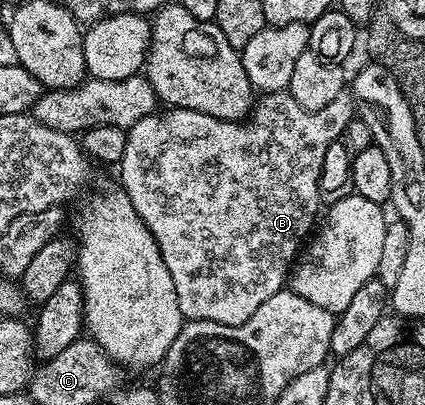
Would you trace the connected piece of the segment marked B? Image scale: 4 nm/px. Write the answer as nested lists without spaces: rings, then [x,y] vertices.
[[[285,90],[261,95],[252,105],[250,118],[243,122],[214,118],[205,112],[195,112],[185,108],[169,107],[164,110],[164,113],[162,112],[142,118],[138,122],[134,122],[132,128],[127,129],[126,154],[122,154],[118,165],[119,187],[123,188],[124,193],[130,198],[134,210],[138,210],[138,218],[142,218],[142,222],[150,230],[154,242],[158,244],[162,262],[166,262],[166,270],[170,270],[170,278],[174,278],[178,306],[182,310],[185,321],[205,320],[206,322],[218,322],[222,326],[238,326],[242,322],[246,322],[246,318],[250,318],[250,314],[254,314],[254,310],[258,310],[258,306],[262,306],[262,302],[266,302],[285,287],[290,276],[290,269],[297,259],[302,245],[309,239],[322,212],[320,171],[322,162],[326,158],[326,150],[330,150],[330,146],[343,137],[348,123],[354,118],[354,101],[351,95],[341,94],[338,98],[334,98],[334,102],[330,102],[330,106],[308,112],[304,107],[299,106],[298,102]]]

